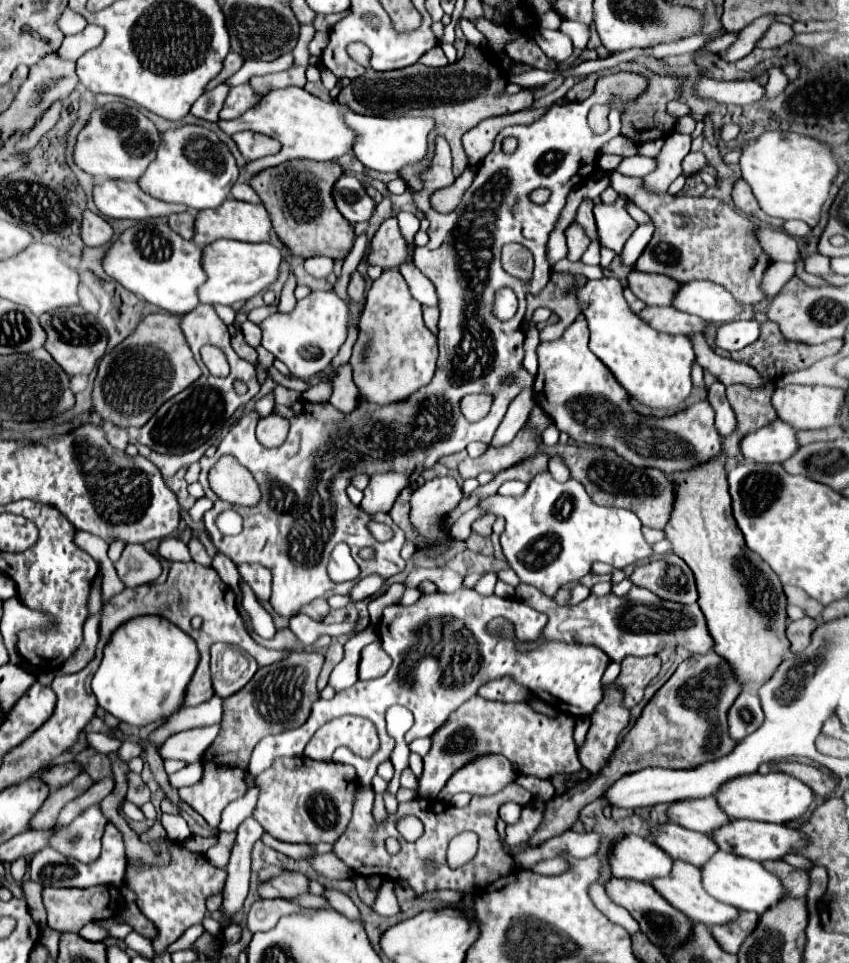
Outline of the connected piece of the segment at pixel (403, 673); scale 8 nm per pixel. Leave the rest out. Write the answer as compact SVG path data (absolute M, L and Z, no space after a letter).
M458 589L456 593L442 595L422 595L412 607L392 605L384 609L380 619L378 635L384 651L392 657L392 667L386 675L372 681L358 681L354 687L340 691L334 699L318 699L312 707L308 721L296 729L264 737L252 751L248 773L260 775L272 767L278 757L298 757L304 747L324 723L342 715L360 715L370 719L380 737L380 749L370 759L356 757L352 751L336 749L334 761L346 763L356 769L356 775L364 787L372 785L376 767L388 761L394 751L394 739L386 733L386 709L402 703L414 715L414 725L406 733L406 743L418 737L432 737L432 733L456 711L462 703L478 693L478 689L494 679L512 677L516 683L524 685L532 695L546 701L560 713L572 717L588 717L594 713L596 705L602 701L602 675L610 665L606 653L592 645L568 645L568 643L544 643L536 651L520 653L516 651L516 641L488 631L488 623L496 617L506 619L514 627L516 641L536 641L542 635L542 627L548 617L514 597L482 597L472 589Z

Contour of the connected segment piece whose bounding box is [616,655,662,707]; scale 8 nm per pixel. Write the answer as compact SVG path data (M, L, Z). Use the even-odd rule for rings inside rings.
M630 655L622 661L622 673L618 675L616 683L622 685L626 691L626 705L634 707L636 703L640 703L644 689L660 673L660 667L662 661L658 655L650 655L650 657Z

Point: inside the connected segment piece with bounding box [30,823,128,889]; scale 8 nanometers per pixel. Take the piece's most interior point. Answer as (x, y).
(47, 867)

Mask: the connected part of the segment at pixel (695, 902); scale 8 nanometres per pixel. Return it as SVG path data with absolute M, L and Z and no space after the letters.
M674 861L674 867L672 867L672 873L668 877L662 877L662 879L656 879L654 883L654 889L660 891L666 901L670 905L674 905L676 909L680 909L682 913L686 913L688 917L692 917L692 921L696 923L704 923L706 927L714 927L714 925L726 925L730 921L734 921L738 917L738 909L732 907L732 905L726 905L722 901L716 901L712 895L708 895L708 891L702 887L702 873L698 867L690 865L690 863L684 863L684 861Z

